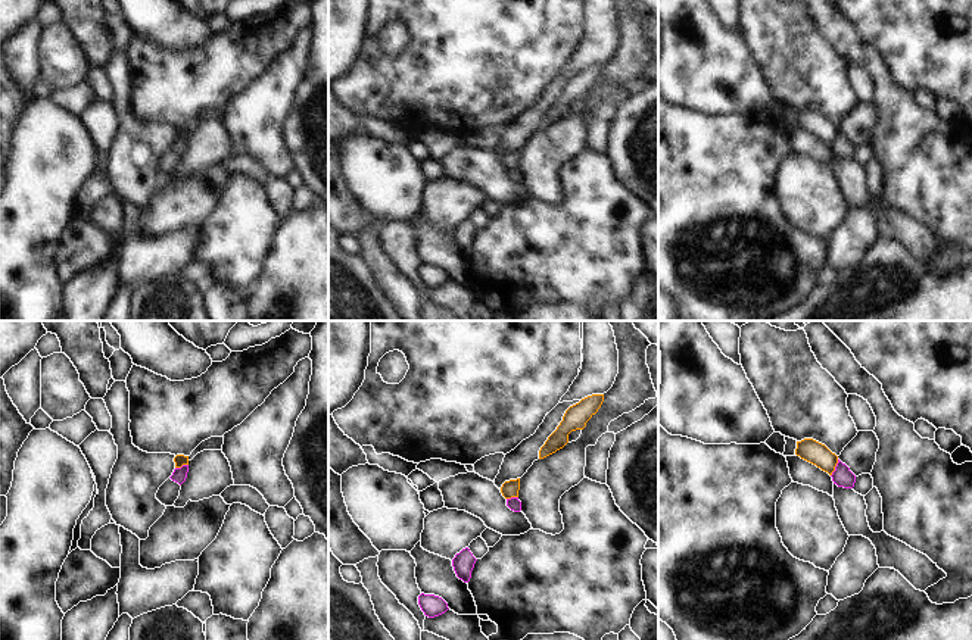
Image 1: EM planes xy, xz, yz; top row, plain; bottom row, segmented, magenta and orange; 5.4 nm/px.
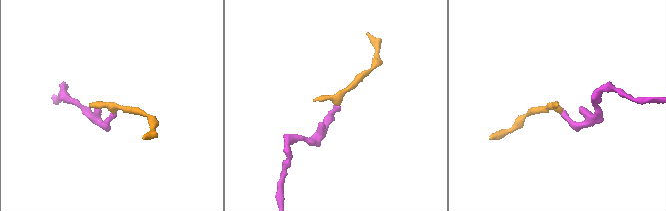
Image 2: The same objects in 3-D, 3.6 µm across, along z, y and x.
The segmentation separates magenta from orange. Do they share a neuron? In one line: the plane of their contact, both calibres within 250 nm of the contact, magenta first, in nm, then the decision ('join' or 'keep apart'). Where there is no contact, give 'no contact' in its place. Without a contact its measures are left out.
meets magenta in yz; 110 nm thick on the magenta side, 120 nm on the other; keep apart

